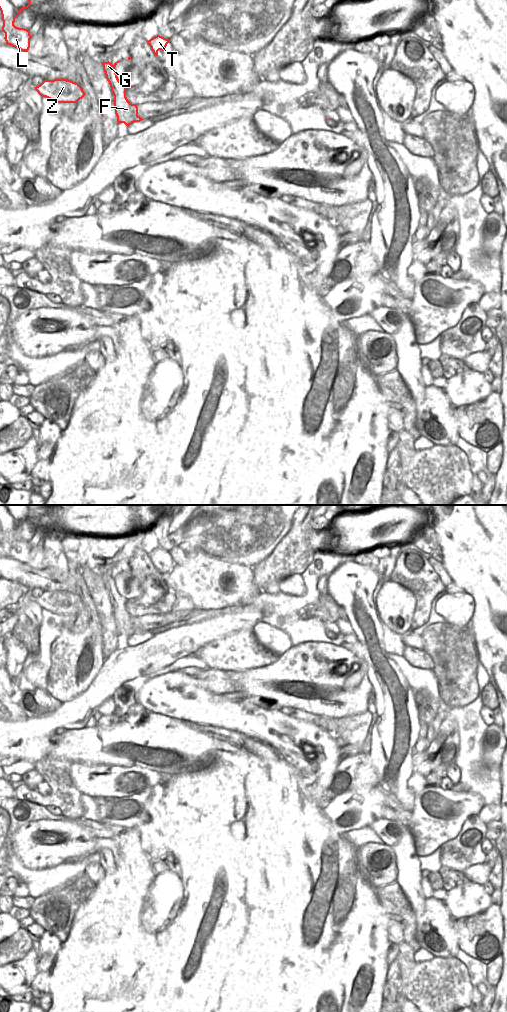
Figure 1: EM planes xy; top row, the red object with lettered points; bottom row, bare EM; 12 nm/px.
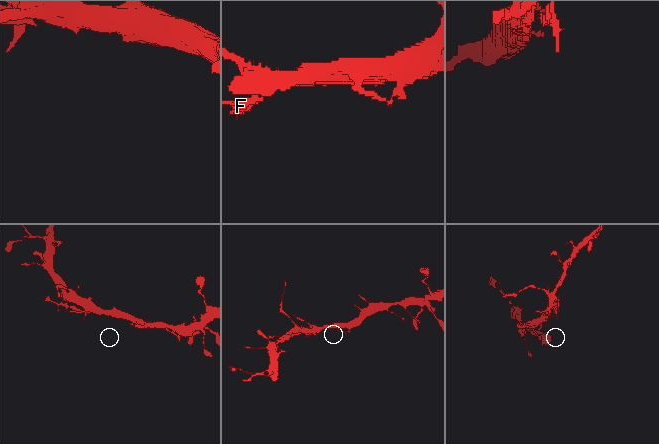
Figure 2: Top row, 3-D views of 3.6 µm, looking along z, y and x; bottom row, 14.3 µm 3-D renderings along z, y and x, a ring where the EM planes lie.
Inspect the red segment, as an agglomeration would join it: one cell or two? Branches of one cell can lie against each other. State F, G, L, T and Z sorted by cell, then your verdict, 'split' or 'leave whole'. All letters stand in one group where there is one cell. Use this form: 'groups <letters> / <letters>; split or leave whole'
groups F Z / G L T; split

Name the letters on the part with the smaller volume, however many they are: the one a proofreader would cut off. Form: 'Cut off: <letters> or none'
Cut off: F, Z

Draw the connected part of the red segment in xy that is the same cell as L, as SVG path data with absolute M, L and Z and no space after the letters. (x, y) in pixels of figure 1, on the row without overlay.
M0 505L0 523L2 527L2 543L6 556L28 564L30 560L30 542L14 537L19 525L30 518L27 505Z

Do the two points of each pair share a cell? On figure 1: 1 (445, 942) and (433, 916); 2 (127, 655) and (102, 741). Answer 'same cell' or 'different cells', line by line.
1: same cell
2: different cells

